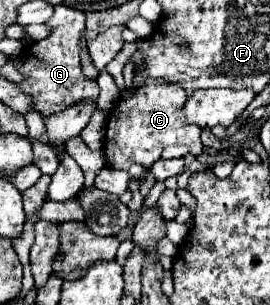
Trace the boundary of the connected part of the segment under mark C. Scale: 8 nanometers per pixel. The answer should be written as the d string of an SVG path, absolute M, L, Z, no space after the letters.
M146 77L146 81L130 91L124 91L118 105L110 113L108 129L106 129L106 143L104 143L104 161L106 167L114 169L130 169L130 165L138 163L150 167L154 161L160 159L160 153L168 145L192 145L192 155L198 157L202 153L198 125L186 123L182 113L182 105L186 103L184 87L172 85L164 79Z

